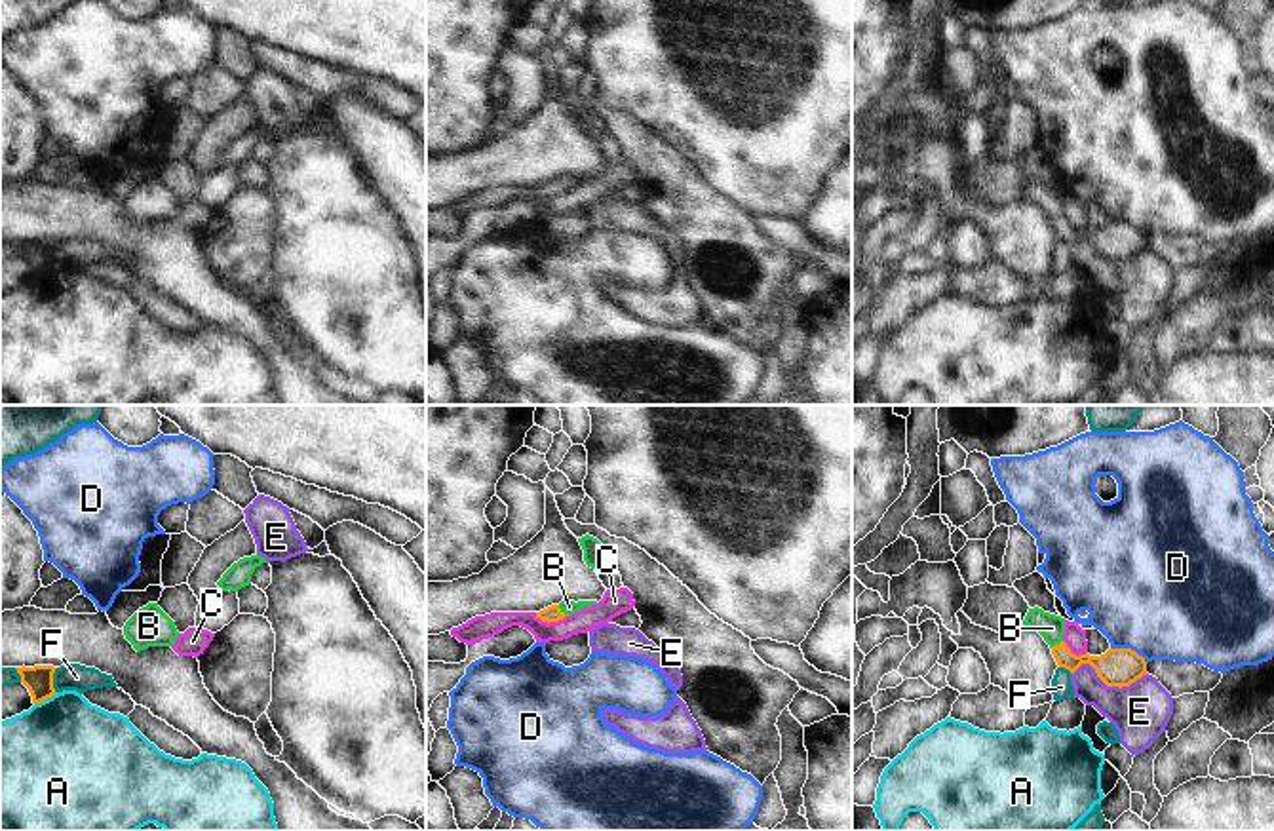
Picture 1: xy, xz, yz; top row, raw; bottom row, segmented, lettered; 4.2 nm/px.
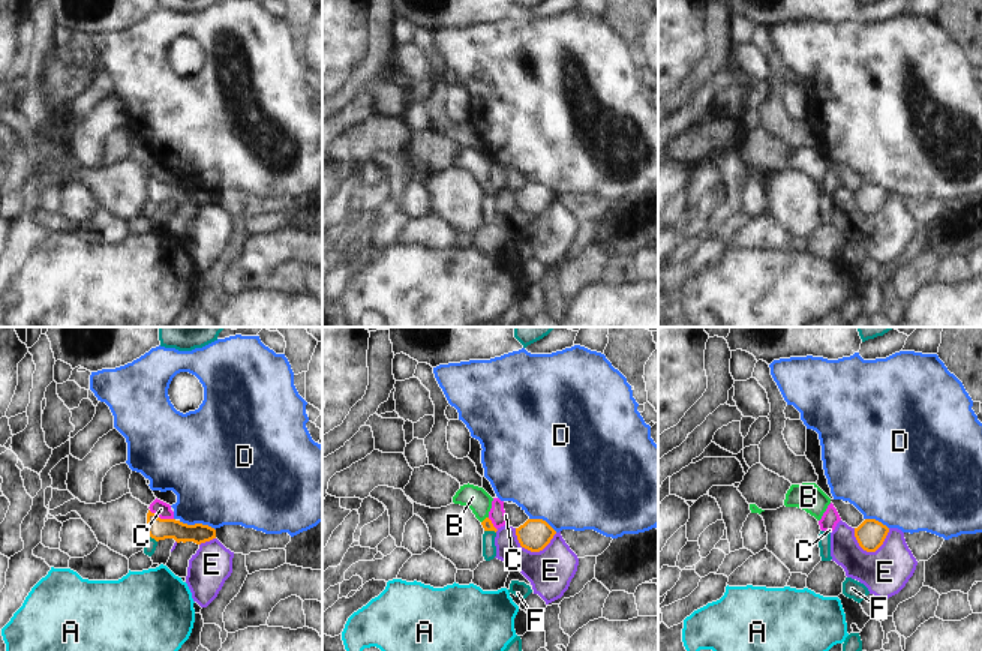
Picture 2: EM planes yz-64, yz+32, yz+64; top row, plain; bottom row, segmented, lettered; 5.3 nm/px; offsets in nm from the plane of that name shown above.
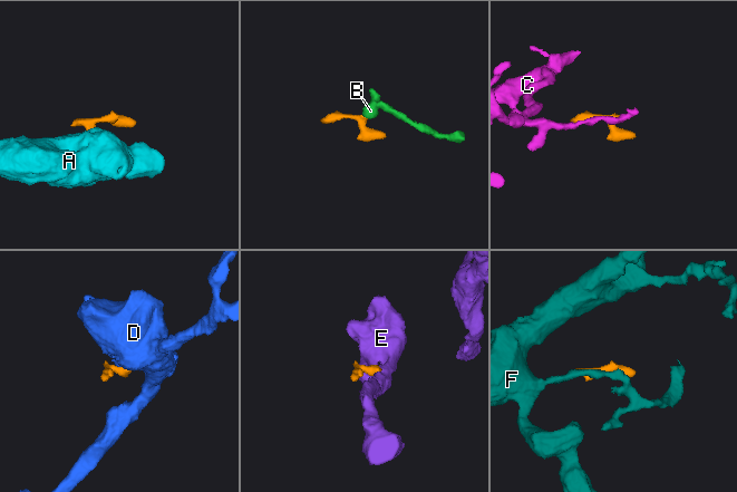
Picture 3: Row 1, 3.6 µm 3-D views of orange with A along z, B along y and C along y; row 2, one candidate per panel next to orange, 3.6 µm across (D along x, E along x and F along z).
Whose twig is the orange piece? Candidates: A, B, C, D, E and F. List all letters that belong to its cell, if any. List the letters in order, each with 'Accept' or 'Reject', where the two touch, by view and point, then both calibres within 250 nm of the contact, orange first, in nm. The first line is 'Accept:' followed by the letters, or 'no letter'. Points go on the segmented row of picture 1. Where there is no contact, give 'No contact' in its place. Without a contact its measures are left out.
Accept: B
A: Reject. Touches orange at xy (46, 698). Thickness 120 nm (orange) against 480 nm
B: Accept. Touches orange at xz (563, 613). Thickness 70 nm (orange) against 60 nm
C: Reject. Touches orange at xz (550, 620). Thickness 70 nm (orange) against 100 nm
D: Reject. Touches orange at yz (1130, 649). Thickness 160 nm (orange) against 500 nm
E: Reject. Touches orange at yz (1109, 685). Thickness 160 nm (orange) against 240 nm
F: Reject. Touches orange at xy (52, 681). Thickness 120 nm (orange) against 110 nm.

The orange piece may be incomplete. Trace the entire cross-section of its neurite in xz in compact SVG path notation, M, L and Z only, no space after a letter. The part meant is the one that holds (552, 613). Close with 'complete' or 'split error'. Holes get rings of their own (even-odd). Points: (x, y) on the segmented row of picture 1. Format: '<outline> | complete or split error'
M565 599L559 605L551 605L548 609L536 612L536 618L540 618L542 622L548 622L548 624L559 622L565 616L570 616L570 614L582 610L584 607L591 607L591 605L597 605L597 601L578 601L578 603L574 603L574 601Z | split error

